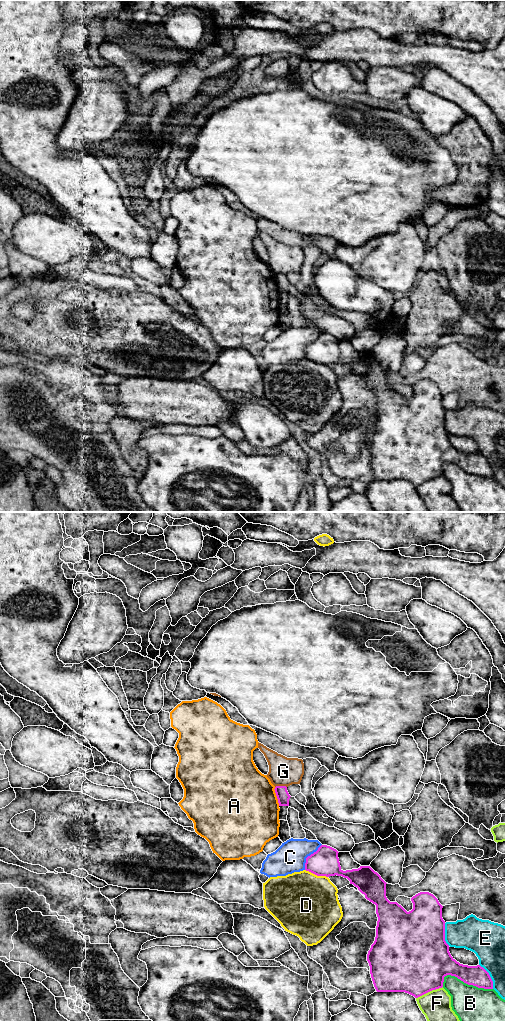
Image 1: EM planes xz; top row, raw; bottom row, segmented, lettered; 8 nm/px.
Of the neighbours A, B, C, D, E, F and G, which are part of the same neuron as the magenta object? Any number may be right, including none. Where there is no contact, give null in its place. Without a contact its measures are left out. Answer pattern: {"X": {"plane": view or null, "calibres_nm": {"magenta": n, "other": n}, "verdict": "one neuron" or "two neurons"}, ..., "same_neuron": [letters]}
{"A": {"plane": "xz", "calibres_nm": {"magenta": 100, "other": 500}, "verdict": "two neurons"}, "B": {"plane": "xz", "calibres_nm": {"magenta": 190, "other": 360}, "verdict": "two neurons"}, "C": {"plane": "xz", "calibres_nm": {"magenta": 220, "other": 240}, "verdict": "two neurons"}, "D": {"plane": "xz", "calibres_nm": {"magenta": 220, "other": 480}, "verdict": "two neurons"}, "E": {"plane": "xz", "calibres_nm": {"magenta": 160, "other": 260}, "verdict": "two neurons"}, "F": {"plane": "xz", "calibres_nm": {"magenta": 500, "other": 240}, "verdict": "two neurons"}, "G": {"plane": "xz", "calibres_nm": {"magenta": 100, "other": 240}, "verdict": "two neurons"}, "same_neuron": []}

